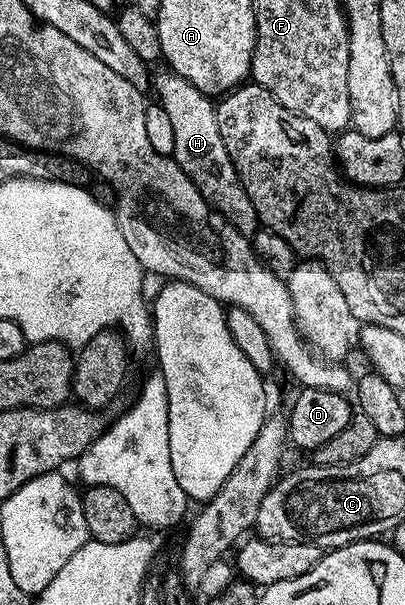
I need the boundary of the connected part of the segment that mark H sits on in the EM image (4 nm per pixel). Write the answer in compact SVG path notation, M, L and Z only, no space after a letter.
M164 69L153 77L153 89L157 91L158 102L164 105L167 115L174 126L175 149L172 158L183 169L183 173L197 186L199 193L214 212L220 213L242 233L253 233L258 230L259 220L255 213L255 205L251 205L251 197L247 197L241 178L237 175L237 165L229 155L225 139L219 132L217 109L214 100L202 93L199 88L190 83L187 78L171 69Z

